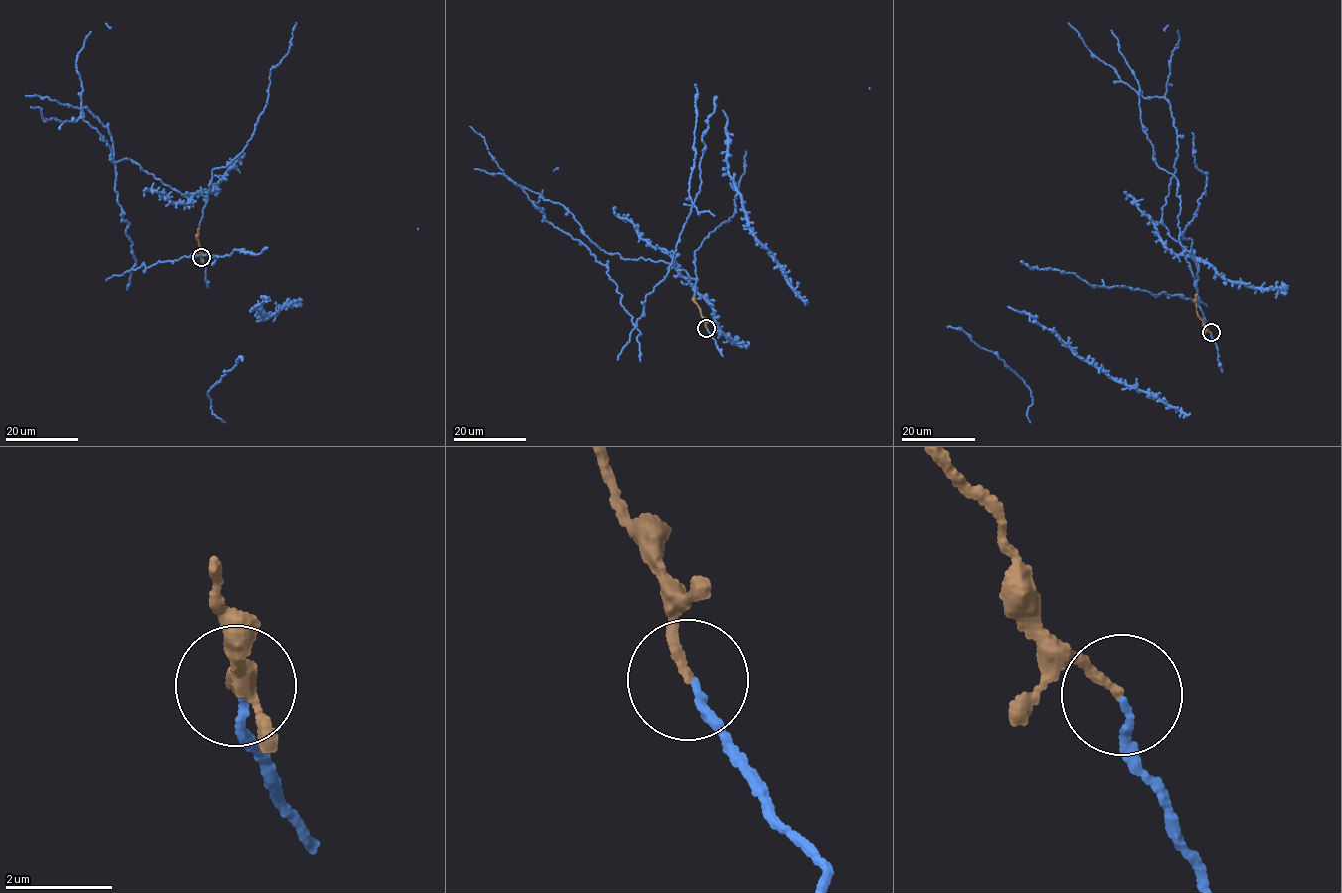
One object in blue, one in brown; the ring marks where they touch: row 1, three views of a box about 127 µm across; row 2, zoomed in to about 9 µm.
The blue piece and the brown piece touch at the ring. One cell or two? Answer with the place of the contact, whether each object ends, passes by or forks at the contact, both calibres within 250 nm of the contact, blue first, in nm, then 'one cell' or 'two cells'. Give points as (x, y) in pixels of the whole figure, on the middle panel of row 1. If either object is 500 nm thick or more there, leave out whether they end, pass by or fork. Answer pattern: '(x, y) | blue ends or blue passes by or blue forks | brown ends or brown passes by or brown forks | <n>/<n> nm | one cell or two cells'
(706, 328) | blue ends | brown ends | 120/160 nm | one cell

